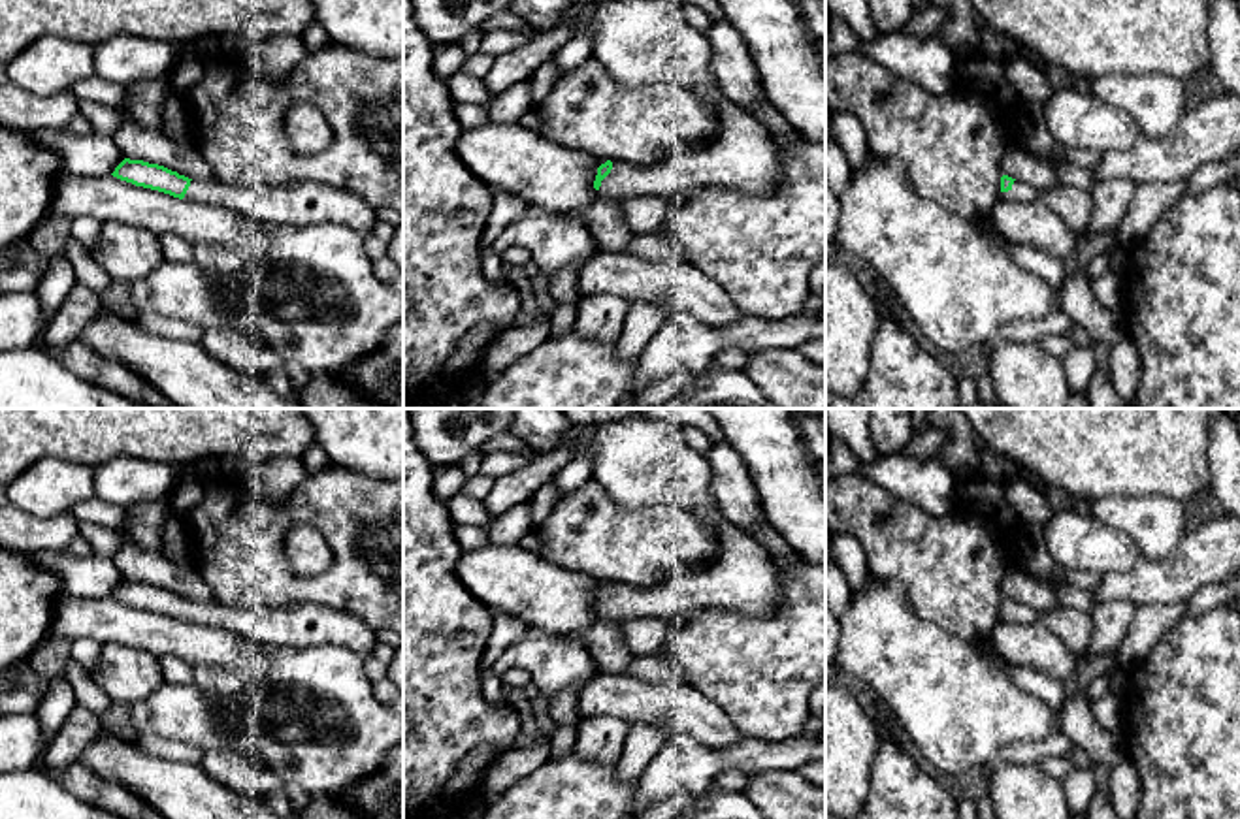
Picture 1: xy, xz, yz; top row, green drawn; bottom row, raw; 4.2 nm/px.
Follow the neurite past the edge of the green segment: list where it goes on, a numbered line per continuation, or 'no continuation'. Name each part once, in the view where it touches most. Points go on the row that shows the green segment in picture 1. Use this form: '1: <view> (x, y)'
1: xz (743, 157)

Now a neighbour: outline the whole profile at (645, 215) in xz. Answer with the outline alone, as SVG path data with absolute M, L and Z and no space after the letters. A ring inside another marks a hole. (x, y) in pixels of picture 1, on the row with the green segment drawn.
M629 196L618 201L620 211L633 233L654 233L665 228L673 217L673 201L658 196Z

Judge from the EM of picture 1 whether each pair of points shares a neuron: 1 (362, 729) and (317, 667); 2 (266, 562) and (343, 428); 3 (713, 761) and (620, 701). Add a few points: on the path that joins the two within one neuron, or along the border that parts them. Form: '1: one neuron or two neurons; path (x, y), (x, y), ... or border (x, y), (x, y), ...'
1: one neuron; path (349, 714), (323, 682)
2: two neurons; border (330, 462), (372, 479)
3: two neurons; border (668, 735), (690, 735), (715, 750)

